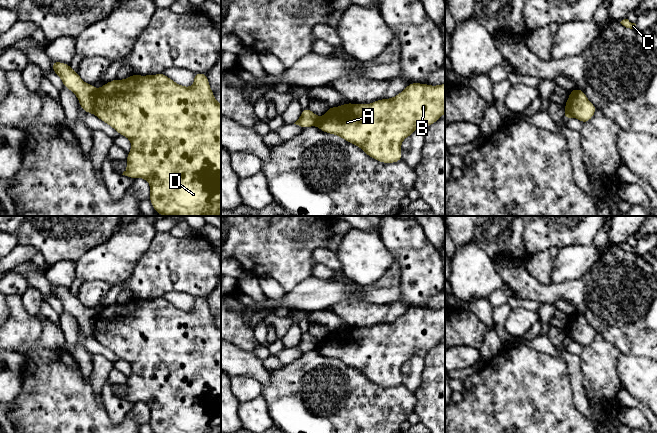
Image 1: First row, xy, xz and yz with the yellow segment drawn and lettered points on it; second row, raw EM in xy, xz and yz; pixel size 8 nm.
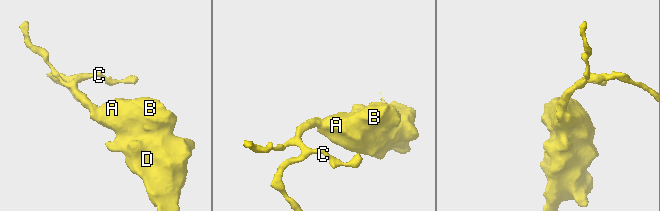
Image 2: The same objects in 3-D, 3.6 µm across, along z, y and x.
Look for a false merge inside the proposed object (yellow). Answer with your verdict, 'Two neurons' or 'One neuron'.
Two neurons

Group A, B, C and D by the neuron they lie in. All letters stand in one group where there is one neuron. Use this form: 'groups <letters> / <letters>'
groups A B D / C

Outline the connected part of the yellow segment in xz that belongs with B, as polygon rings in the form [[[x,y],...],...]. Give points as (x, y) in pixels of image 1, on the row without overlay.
[[[410,307],[390,323],[330,331],[318,352],[342,361],[382,387],[402,384],[401,367],[419,349],[430,350],[445,337],[445,308]]]

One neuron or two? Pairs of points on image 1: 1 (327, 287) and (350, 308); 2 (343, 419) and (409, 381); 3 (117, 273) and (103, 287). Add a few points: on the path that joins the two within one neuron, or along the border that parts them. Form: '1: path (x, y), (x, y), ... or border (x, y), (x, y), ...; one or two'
1: border (359, 299), (343, 299), (328, 308); two
2: border (402, 383), (413, 393); two
3: border (84, 280), (104, 280), (111, 285); two

